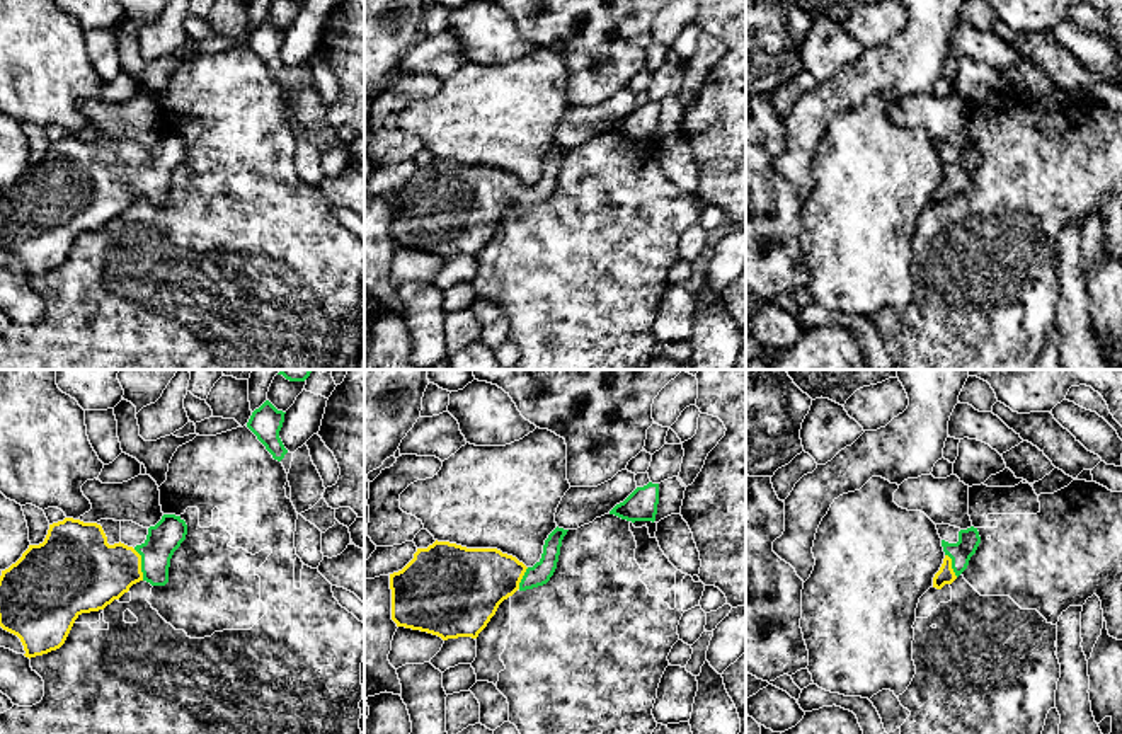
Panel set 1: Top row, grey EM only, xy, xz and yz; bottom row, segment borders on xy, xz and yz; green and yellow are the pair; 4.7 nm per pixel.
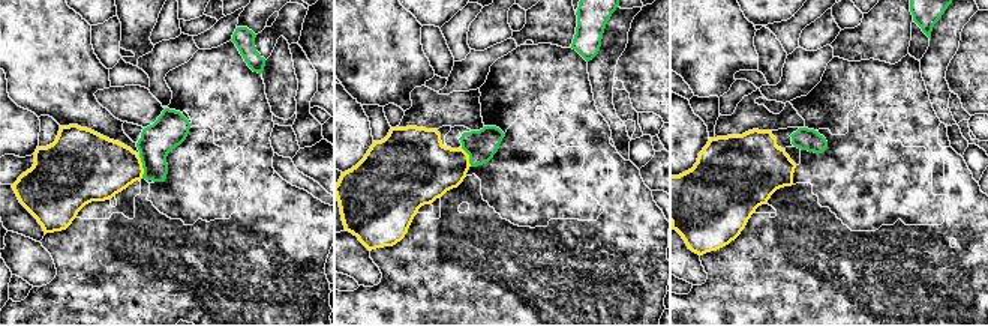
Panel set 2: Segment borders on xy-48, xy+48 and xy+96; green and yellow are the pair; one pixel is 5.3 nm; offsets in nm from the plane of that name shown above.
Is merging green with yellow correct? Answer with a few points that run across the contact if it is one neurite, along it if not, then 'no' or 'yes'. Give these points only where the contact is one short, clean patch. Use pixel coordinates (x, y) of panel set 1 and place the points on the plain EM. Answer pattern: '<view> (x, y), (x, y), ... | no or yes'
xy (164, 157), (142, 183), (91, 193) | yes

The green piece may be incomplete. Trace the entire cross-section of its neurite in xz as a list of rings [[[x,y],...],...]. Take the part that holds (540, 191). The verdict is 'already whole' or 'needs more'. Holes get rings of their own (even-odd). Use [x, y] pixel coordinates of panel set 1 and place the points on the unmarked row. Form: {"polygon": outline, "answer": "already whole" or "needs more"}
{"polygon": [[[557,145],[548,153],[541,177],[533,186],[526,186],[516,175],[497,167],[467,167],[438,158],[427,167],[417,167],[414,177],[402,189],[390,192],[392,238],[397,245],[427,250],[443,259],[477,257],[504,218],[518,208],[533,208],[550,199],[567,150]]], "answer": "needs more"}

